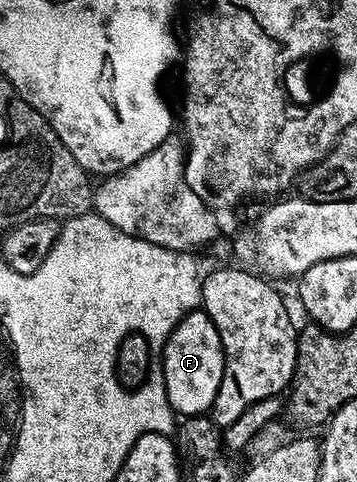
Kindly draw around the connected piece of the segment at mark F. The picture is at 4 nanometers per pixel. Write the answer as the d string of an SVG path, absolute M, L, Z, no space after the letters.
M195 308L181 318L160 353L159 372L174 413L185 419L208 414L215 403L215 395L219 395L219 383L225 370L225 352L219 331L205 314L204 308Z

